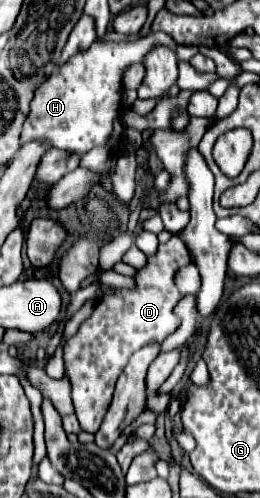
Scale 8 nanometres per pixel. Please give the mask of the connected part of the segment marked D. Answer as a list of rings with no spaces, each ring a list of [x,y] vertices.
[[[171,237],[165,245],[159,247],[155,255],[147,259],[143,269],[137,269],[133,279],[133,289],[115,289],[99,297],[95,309],[89,319],[85,319],[79,331],[65,343],[63,347],[63,361],[65,361],[65,375],[71,381],[71,397],[75,405],[75,415],[81,423],[83,431],[95,433],[109,409],[115,381],[123,365],[149,341],[167,339],[179,327],[179,317],[173,313],[175,305],[183,299],[181,291],[175,285],[175,273],[189,265],[189,251],[179,241],[179,237]]]

